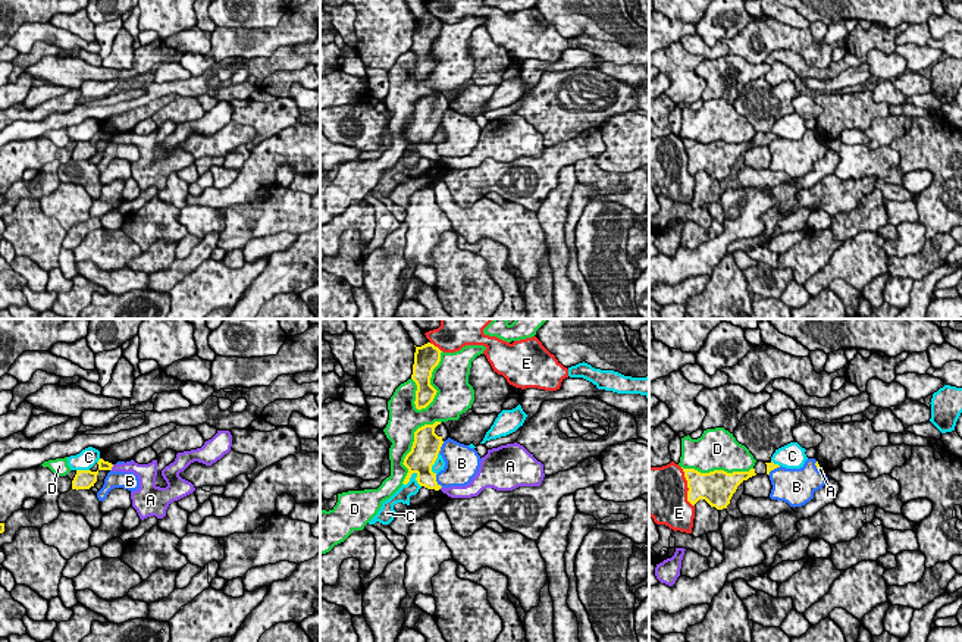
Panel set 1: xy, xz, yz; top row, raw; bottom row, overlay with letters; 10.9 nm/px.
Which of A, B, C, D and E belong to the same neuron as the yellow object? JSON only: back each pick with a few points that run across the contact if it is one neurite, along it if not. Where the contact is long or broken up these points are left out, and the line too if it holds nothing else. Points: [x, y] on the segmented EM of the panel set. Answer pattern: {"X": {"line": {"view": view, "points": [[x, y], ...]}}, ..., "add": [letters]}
{"add": []}

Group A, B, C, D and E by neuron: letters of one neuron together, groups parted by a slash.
A / B / C / D / E

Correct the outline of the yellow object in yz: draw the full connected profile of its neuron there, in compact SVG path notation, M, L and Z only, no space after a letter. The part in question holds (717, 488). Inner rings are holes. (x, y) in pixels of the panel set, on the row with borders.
M756 461L749 472L714 470L701 473L695 469L683 469L687 480L687 501L695 505L699 499L705 499L717 510L727 508L737 486L755 475L770 475L771 470L780 467L773 461Z

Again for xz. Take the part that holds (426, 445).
M435 422L424 425L414 432L414 442L411 451L404 458L404 466L408 473L404 485L410 482L413 473L420 486L439 491L442 486L436 482L436 473L432 472L442 444L449 438L448 429L444 423Z

